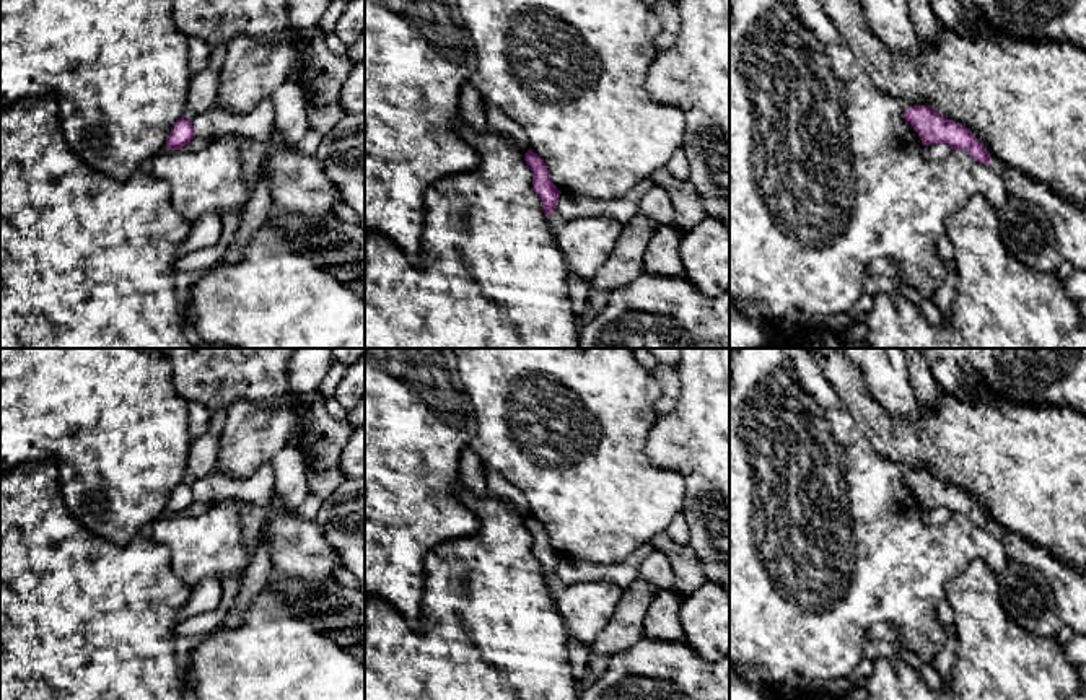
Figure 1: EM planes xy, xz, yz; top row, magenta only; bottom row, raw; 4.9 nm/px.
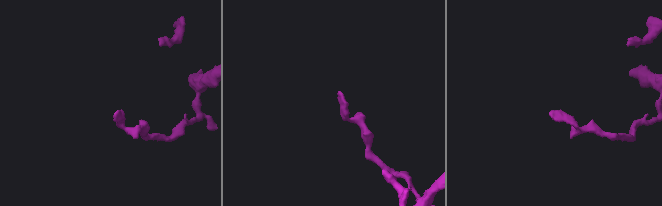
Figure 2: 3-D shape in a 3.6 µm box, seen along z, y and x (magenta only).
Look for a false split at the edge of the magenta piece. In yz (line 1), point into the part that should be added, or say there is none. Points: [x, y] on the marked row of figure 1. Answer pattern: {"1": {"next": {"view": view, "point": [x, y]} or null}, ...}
{"1": {"next": null}}

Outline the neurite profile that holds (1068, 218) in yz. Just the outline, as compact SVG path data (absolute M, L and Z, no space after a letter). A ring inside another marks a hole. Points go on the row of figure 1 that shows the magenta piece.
M998 166L996 169L1003 174L1009 195L1034 202L1045 210L1063 259L1075 270L1086 270L1086 208L1014 168Z

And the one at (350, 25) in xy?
M352 0L340 15L334 34L348 47L365 31L365 0Z

